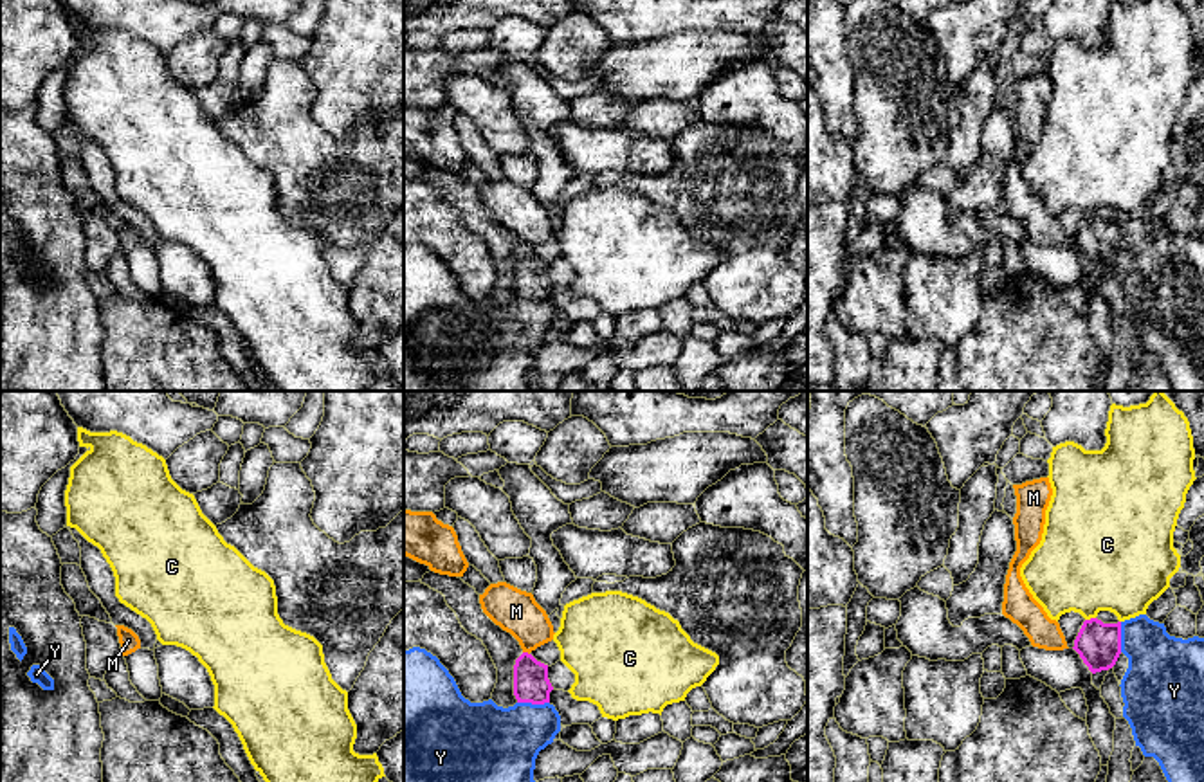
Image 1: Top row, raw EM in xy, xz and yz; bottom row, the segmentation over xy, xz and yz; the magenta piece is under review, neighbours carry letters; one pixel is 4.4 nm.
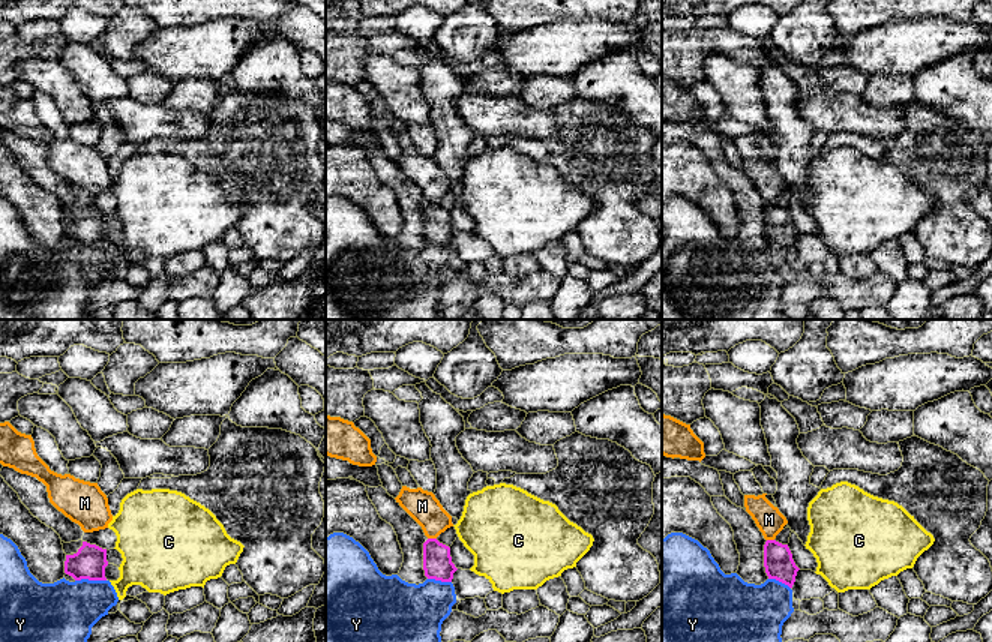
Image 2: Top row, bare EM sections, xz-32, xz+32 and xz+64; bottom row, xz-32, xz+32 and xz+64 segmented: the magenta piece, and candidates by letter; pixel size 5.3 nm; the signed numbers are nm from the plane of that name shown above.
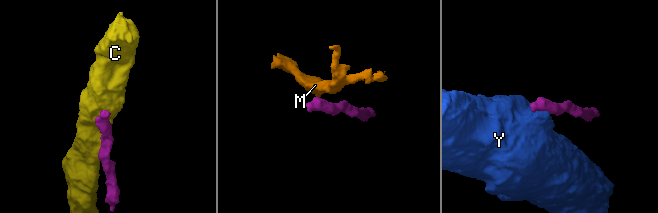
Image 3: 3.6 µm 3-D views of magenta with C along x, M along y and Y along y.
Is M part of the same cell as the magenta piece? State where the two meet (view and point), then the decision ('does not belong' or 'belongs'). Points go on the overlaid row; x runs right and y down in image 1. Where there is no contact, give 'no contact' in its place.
meets magenta in xz at (527, 653); does not belong

